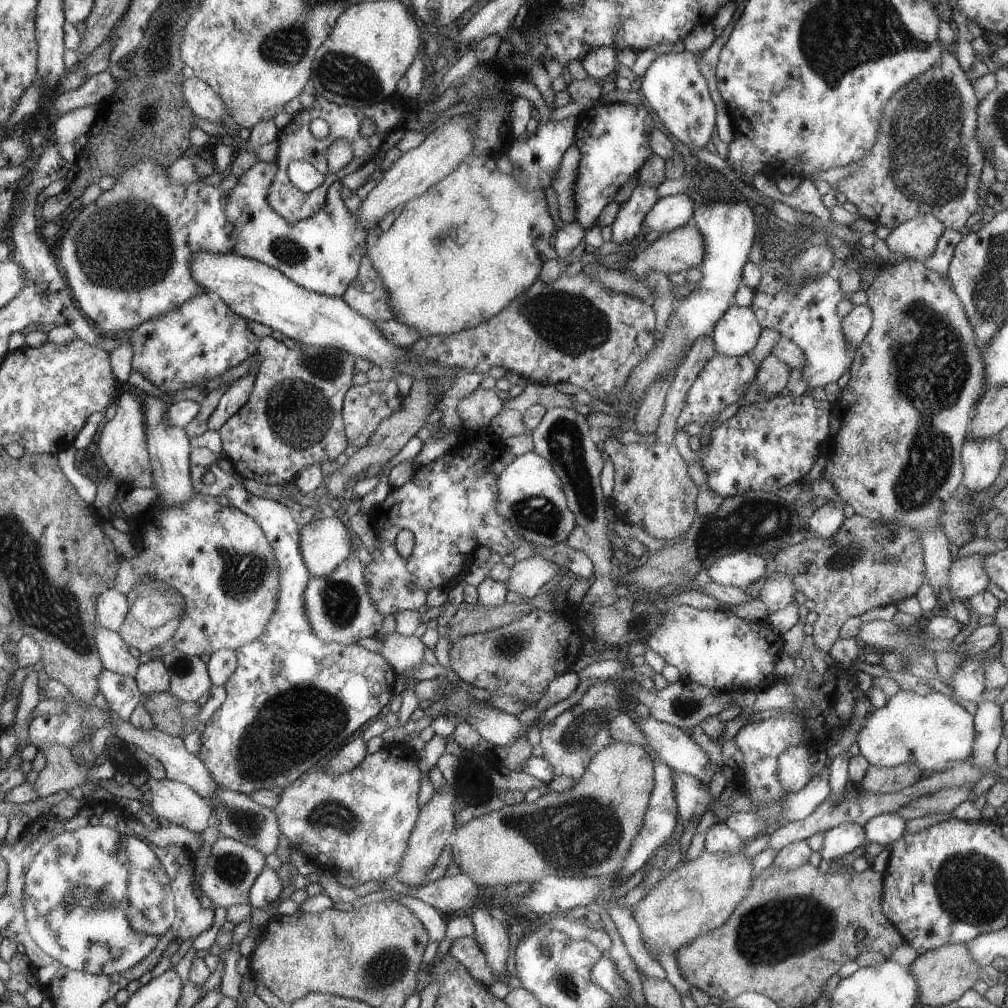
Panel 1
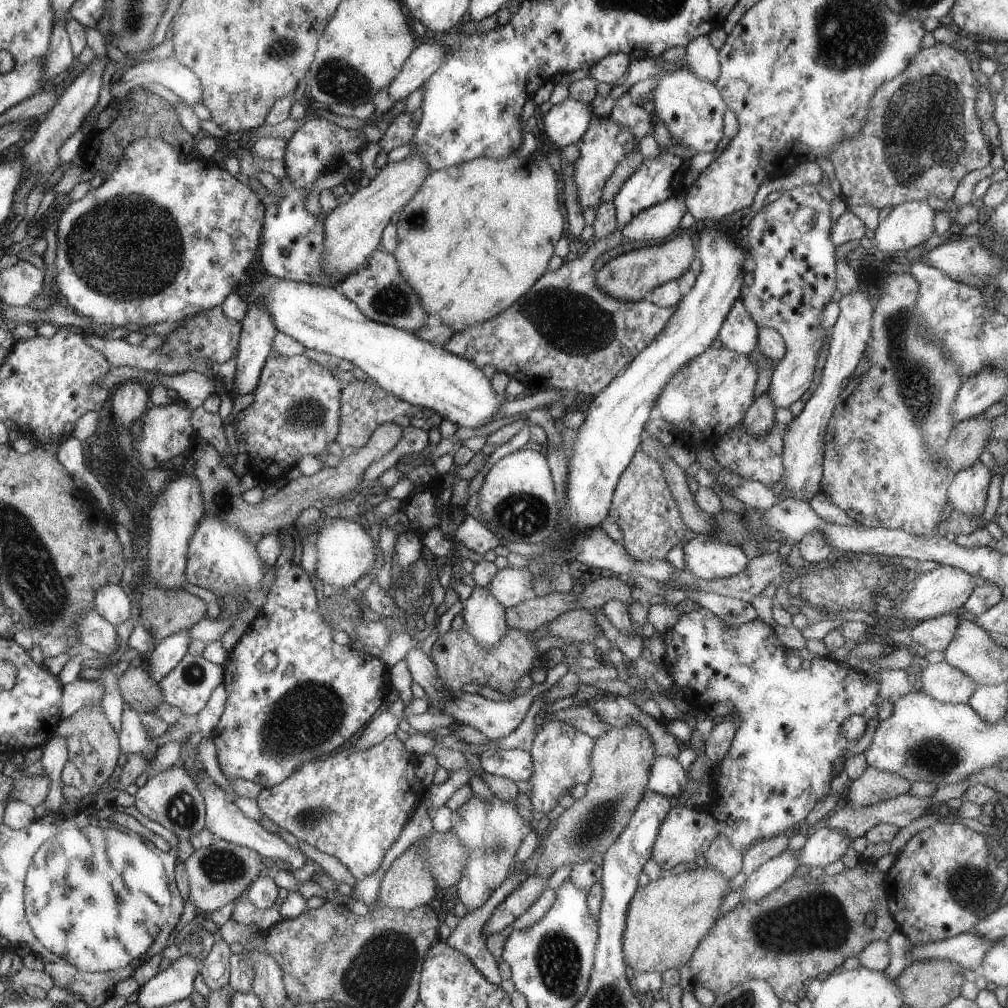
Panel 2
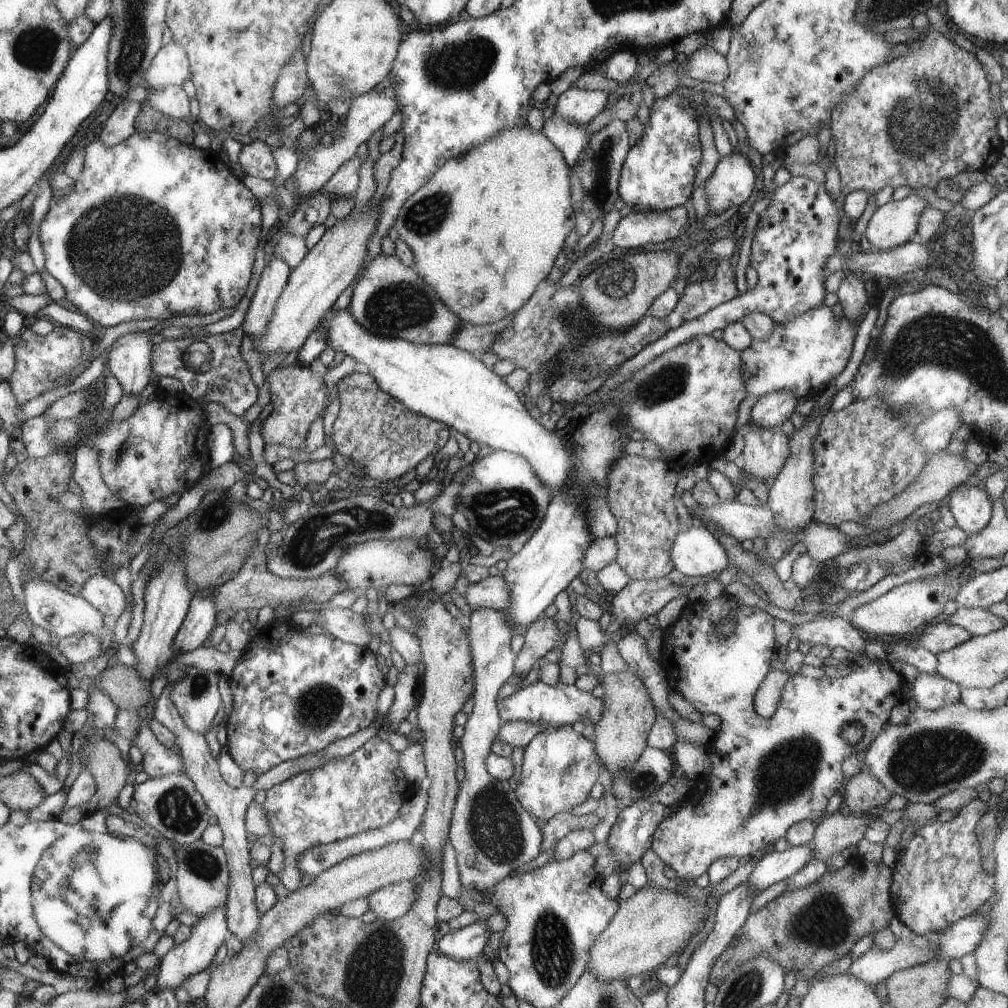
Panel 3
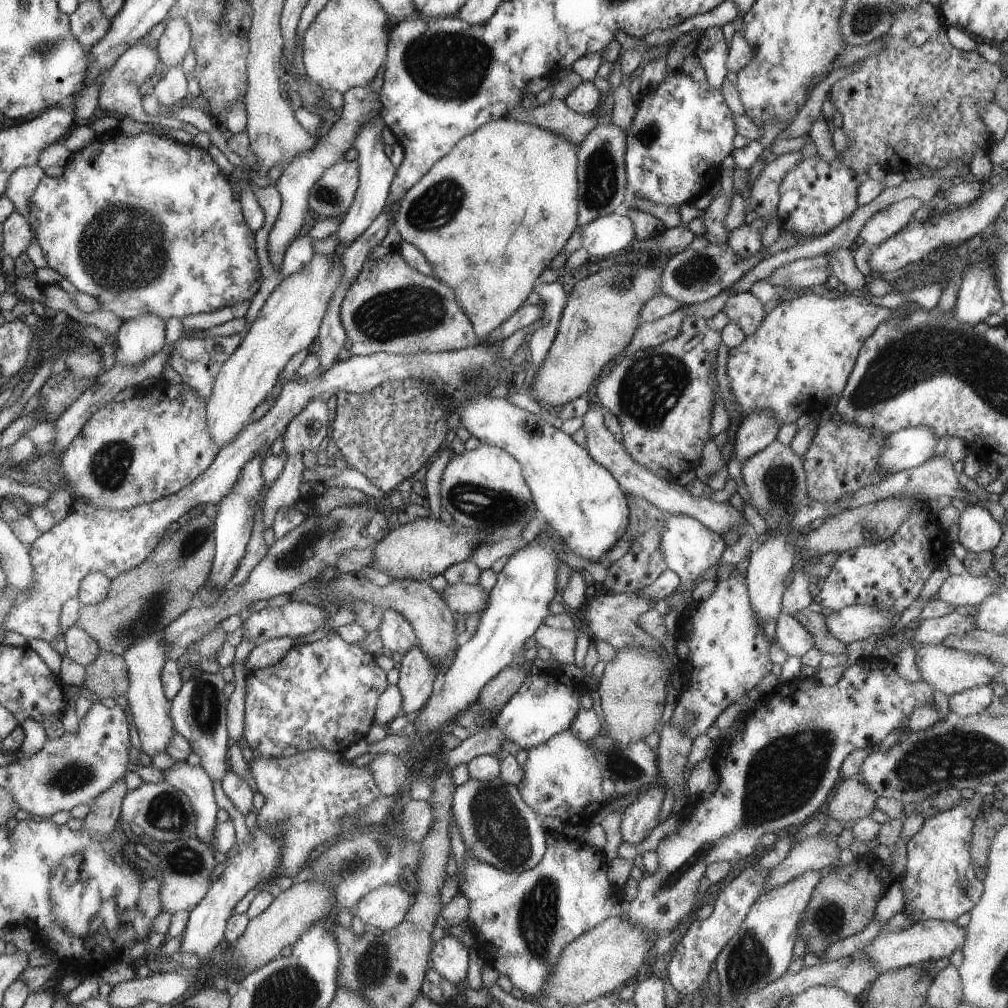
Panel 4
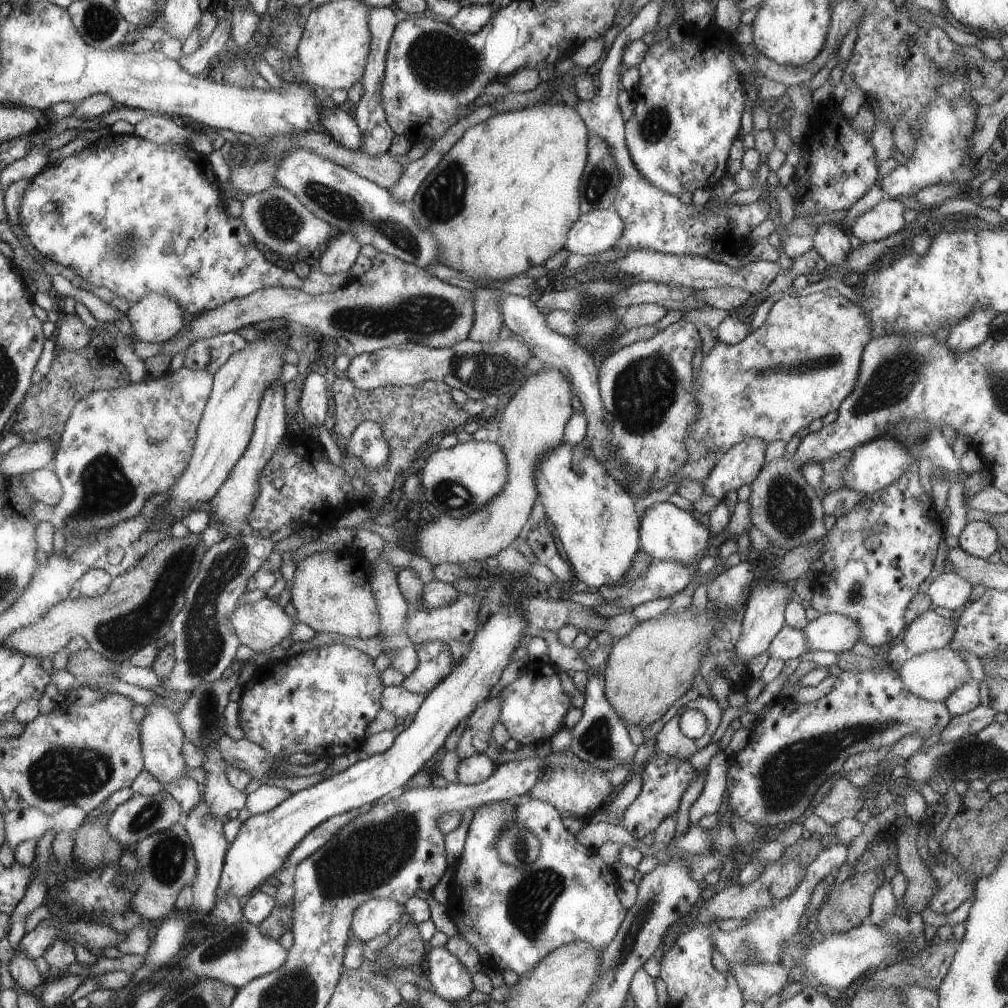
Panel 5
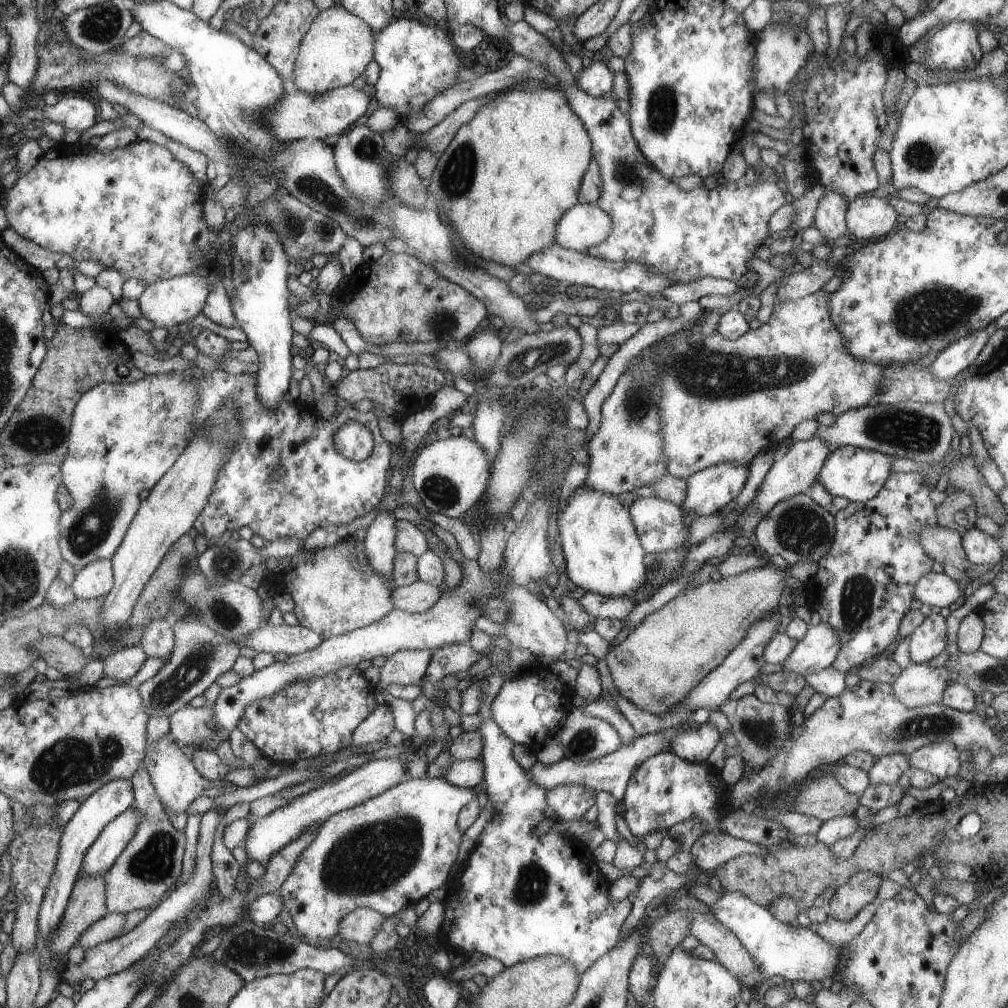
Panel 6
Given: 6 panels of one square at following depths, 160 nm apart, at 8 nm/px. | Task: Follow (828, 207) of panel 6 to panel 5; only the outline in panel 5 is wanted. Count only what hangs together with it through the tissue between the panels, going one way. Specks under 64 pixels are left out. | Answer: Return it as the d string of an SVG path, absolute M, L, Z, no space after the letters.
M822 221L813 236L813 249L827 262L836 265L844 262L852 250L850 236L840 226Z

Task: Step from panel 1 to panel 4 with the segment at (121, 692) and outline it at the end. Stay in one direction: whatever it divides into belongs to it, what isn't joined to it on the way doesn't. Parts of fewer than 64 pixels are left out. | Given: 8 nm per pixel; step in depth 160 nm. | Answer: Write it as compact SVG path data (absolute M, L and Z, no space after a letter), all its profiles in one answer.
M175 761L171 768L163 770L164 780L190 799L197 812L196 832L192 837L203 840L210 848L216 813L219 810L214 799L212 779L202 765L190 765L188 761Z

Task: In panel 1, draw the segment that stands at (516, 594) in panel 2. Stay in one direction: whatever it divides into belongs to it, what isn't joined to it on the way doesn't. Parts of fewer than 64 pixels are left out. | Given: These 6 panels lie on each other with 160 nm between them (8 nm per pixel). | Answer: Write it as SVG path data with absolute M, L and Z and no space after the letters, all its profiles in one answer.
M539 556L516 561L510 568L506 588L508 588L508 592L511 591L532 599L543 593L547 583L559 570L555 564Z

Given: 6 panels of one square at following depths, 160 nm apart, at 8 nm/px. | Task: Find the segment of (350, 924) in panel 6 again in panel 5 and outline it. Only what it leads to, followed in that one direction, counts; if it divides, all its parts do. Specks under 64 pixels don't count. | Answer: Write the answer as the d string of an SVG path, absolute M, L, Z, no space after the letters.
M373 898L362 903L352 916L352 928L362 942L386 933L392 924L401 924L406 910L391 898Z

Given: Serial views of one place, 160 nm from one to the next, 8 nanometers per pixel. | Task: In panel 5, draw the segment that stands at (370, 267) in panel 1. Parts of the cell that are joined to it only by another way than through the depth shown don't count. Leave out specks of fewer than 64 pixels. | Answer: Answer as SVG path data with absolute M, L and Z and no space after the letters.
M378 253L372 260L372 268L359 278L353 278L341 289L323 295L312 296L304 291L287 289L286 287L268 287L241 299L231 300L222 306L194 317L164 342L160 353L168 356L178 355L190 347L198 339L209 339L230 331L238 331L257 322L284 318L297 328L314 327L321 337L333 339L346 338L353 346L357 355L380 351L386 347L395 347L404 343L418 343L427 347L451 347L456 343L470 338L476 309L473 305L473 295L468 289L442 282L432 277L426 269L412 263L400 260L388 253Z

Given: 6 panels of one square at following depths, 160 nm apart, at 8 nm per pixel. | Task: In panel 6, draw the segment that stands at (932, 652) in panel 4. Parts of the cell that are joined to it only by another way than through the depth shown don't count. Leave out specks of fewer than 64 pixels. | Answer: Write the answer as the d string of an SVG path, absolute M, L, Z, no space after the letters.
M911 663L891 684L894 694L908 708L927 707L941 702L949 684L944 667L932 667L928 663Z

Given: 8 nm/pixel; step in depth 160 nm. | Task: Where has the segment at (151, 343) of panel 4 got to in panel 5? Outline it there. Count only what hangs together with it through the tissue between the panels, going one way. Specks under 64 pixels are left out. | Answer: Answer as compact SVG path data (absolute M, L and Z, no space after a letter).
M151 293L144 299L134 303L125 314L131 324L131 336L129 337L134 343L142 342L166 342L172 335L176 335L178 331L184 327L182 323L182 308L177 300L168 295L160 293Z

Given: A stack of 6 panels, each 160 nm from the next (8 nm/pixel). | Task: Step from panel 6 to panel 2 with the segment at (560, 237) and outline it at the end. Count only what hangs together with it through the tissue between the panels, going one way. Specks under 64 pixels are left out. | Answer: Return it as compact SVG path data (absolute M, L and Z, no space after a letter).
M679 192L669 199L642 211L621 229L623 236L632 242L650 242L670 236L680 226L682 216L687 212L687 193Z

